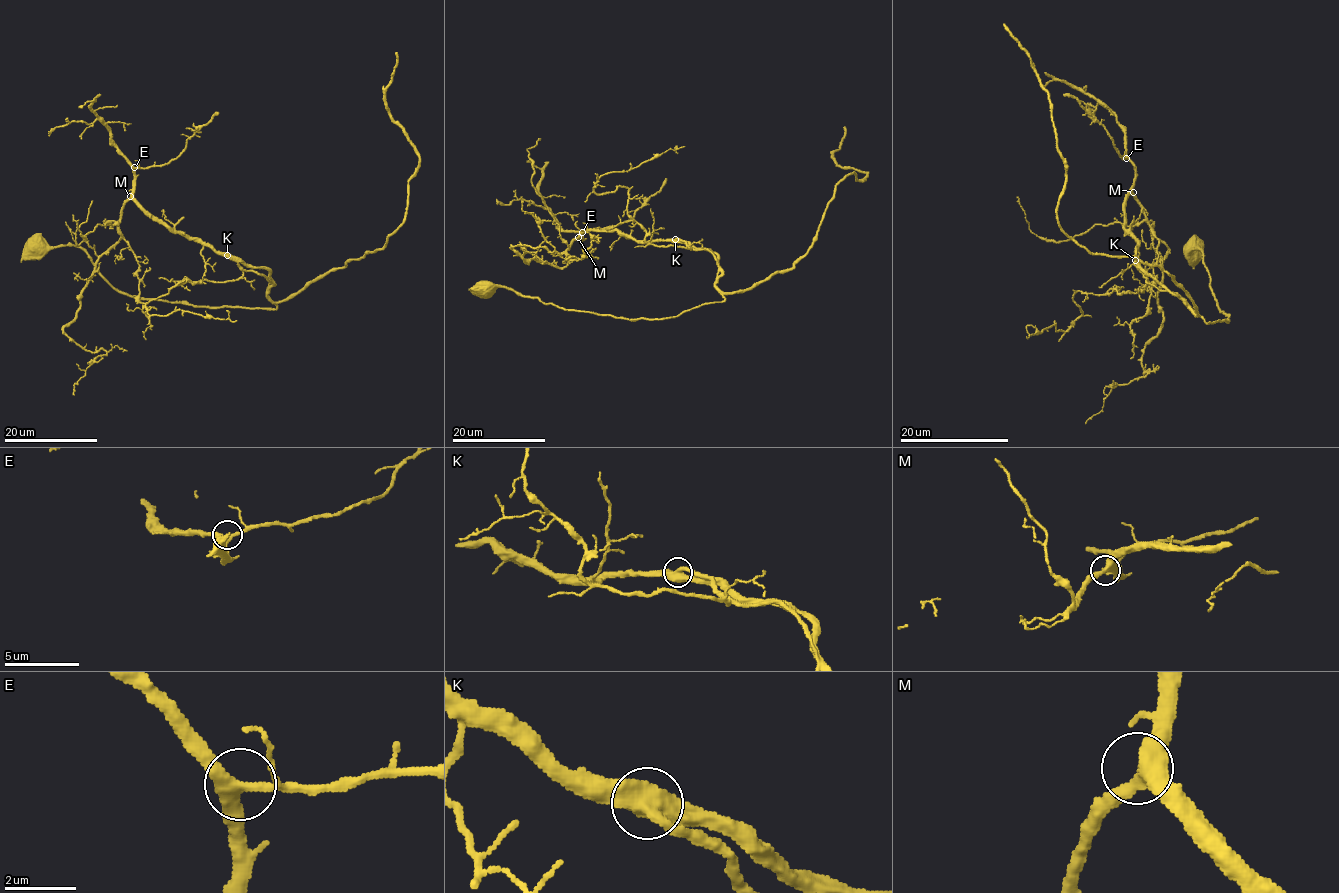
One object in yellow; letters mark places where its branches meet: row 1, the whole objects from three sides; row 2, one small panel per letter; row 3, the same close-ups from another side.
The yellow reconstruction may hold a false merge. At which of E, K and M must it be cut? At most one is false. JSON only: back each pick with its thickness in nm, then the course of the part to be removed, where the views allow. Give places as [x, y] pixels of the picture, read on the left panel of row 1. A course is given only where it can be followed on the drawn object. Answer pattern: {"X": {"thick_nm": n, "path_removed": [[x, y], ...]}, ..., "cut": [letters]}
{"cut": []}

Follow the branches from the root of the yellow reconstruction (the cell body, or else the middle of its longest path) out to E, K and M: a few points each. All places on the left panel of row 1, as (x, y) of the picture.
E: (36, 253), (78, 246), (132, 296), (275, 309), (263, 275), (172, 232), (141, 207), (134, 167)
K: (36, 253), (78, 246), (115, 288), (132, 296), (201, 306), (275, 309), (268, 295), (270, 281), (227, 255)
M: (36, 253), (78, 246), (115, 288), (132, 296), (276, 308), (263, 275), (172, 232), (130, 196)

